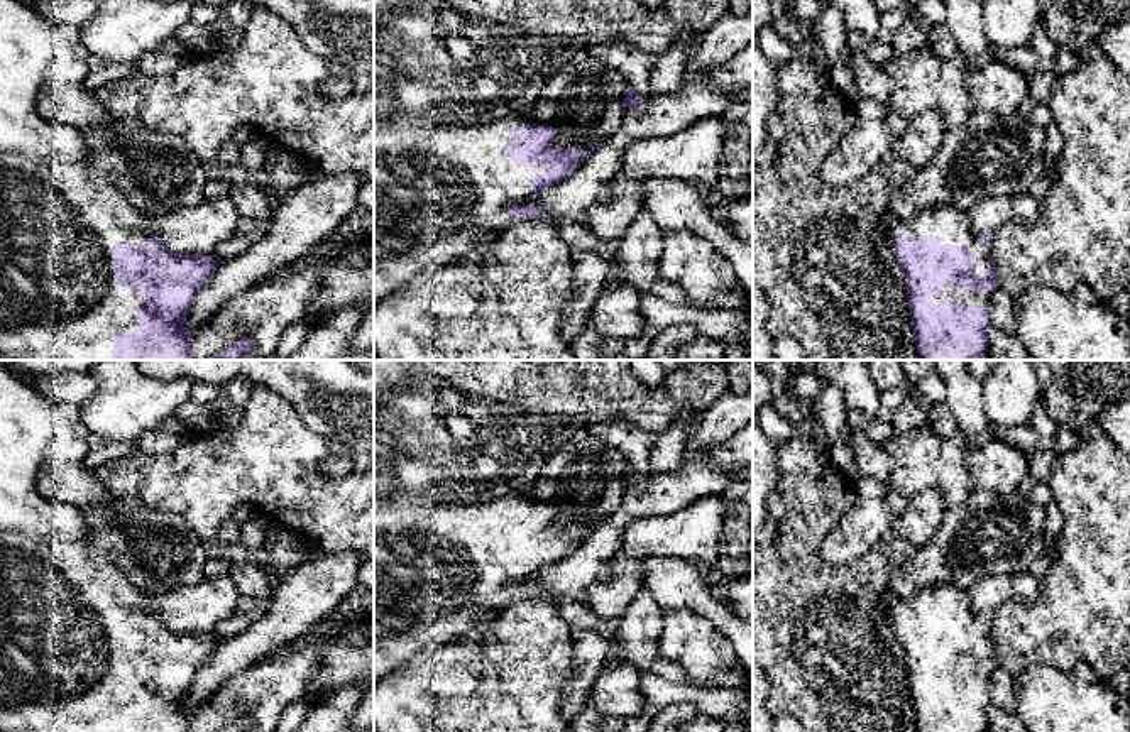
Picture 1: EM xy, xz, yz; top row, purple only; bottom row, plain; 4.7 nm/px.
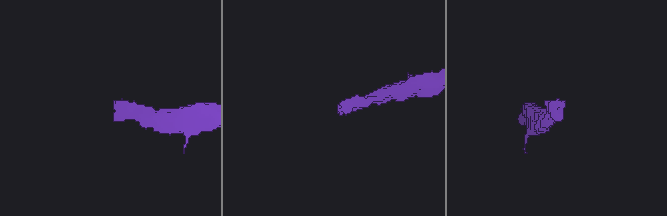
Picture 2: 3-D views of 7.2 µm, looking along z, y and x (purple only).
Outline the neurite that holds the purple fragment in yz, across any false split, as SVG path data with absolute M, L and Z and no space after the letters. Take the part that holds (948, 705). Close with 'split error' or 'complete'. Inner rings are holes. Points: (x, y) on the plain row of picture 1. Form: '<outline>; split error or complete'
M939 585L902 598L885 590L888 624L898 637L917 732L985 732L991 673L1000 664L990 612L974 614L969 590Z; split error

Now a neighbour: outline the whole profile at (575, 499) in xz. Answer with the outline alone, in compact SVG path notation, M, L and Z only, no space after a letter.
M587 431L573 434L543 465L531 502L555 507L555 527L577 526L585 534L590 519L604 521L624 495L626 458Z

